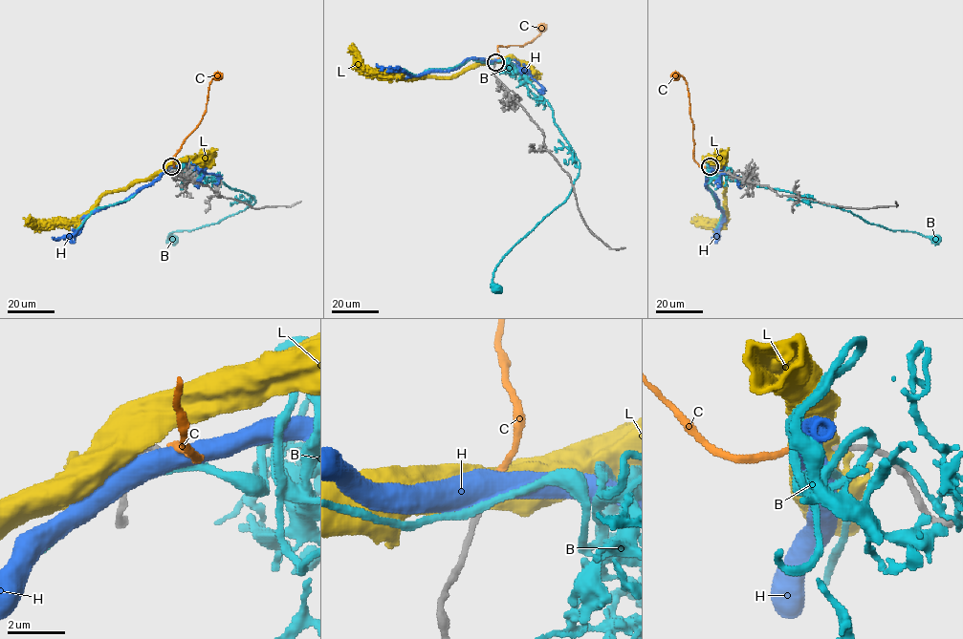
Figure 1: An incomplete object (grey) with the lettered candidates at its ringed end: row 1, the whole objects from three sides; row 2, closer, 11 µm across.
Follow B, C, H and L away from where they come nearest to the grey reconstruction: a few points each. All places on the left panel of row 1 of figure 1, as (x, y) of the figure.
B: (171, 167), (196, 170), (206, 180), (254, 199), (217, 223), (174, 231), (168, 236), (173, 240)
C: (172, 166), (174, 156), (184, 140), (199, 123), (206, 109), (209, 82), (217, 76)
H: (171, 167), (125, 200), (96, 210), (73, 235), (52, 238)
L: (170, 166), (106, 193), (72, 223), (32, 225), (29, 222), (30, 218)

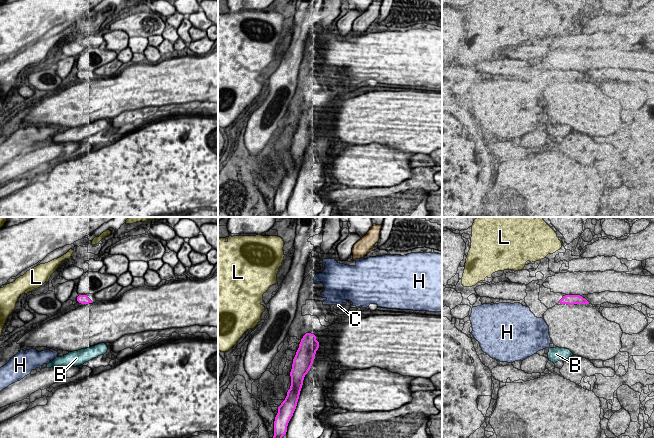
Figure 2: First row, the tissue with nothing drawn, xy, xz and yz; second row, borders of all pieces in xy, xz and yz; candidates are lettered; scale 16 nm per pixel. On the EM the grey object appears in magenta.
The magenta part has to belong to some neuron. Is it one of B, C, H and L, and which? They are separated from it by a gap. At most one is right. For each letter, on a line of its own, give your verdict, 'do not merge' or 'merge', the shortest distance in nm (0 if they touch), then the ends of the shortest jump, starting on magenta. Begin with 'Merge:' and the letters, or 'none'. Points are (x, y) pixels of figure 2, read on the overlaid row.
Merge: none
B: do not merge | 650 nm | xy (88, 303), (100, 343)
C: do not merge | 600 nm | xz (313, 334), (338, 305)
H: do not merge | 380 nm | yz (559, 302), (542, 318)
L: do not merge | 550 nm | xy (77, 297), (48, 280)

